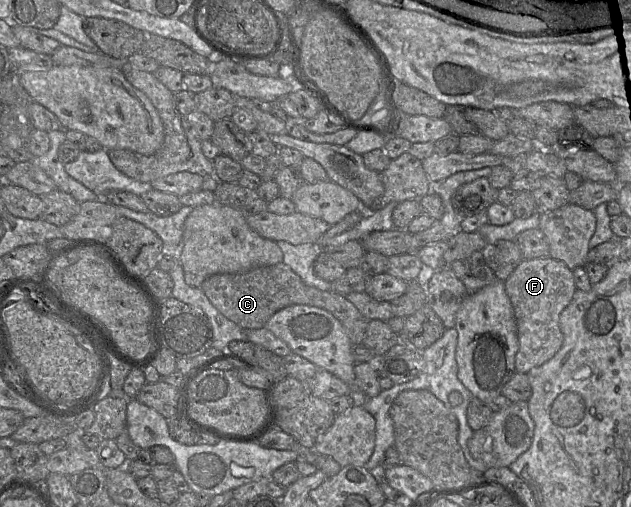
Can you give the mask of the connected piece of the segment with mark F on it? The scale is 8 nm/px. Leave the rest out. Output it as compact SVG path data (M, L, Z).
M550 256L522 260L504 280L504 285L514 309L518 330L519 349L515 356L515 370L528 373L550 360L563 344L560 314L570 304L577 290L573 270Z

